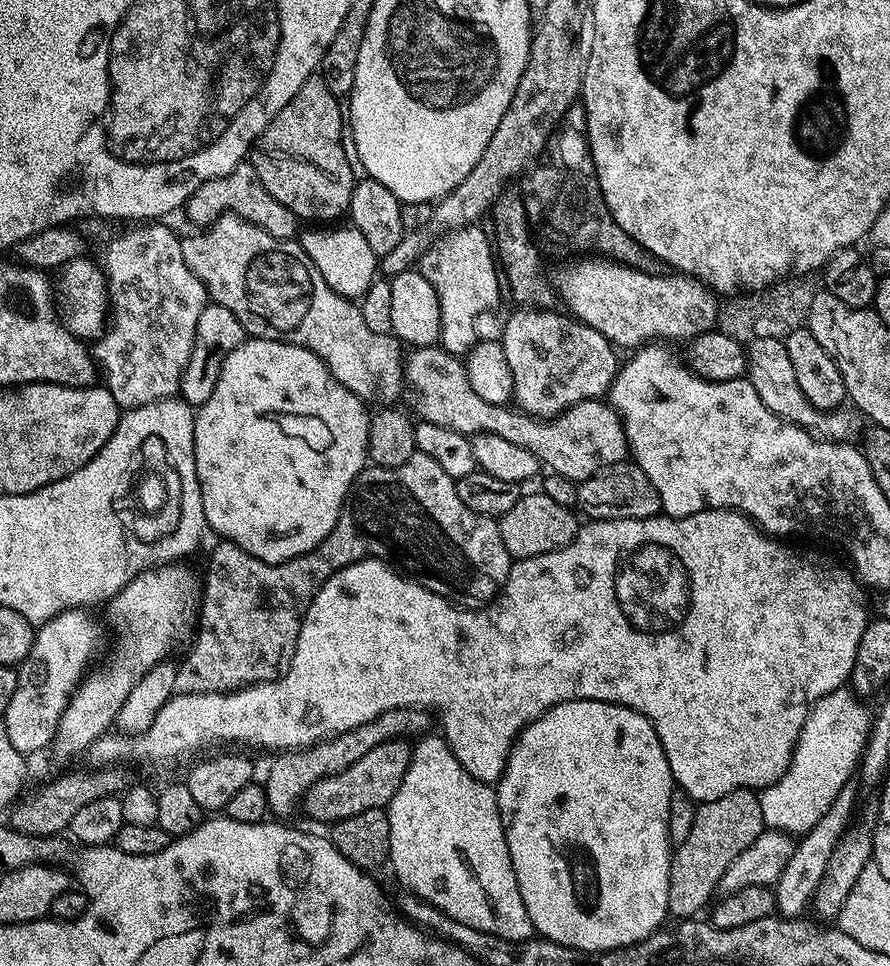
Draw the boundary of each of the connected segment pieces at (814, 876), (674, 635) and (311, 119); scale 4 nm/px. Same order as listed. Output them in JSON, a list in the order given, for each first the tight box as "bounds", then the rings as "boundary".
[{"bounds":[773,774,862,918],"boundary":[[[855,774],[846,780],[824,816],[793,847],[790,861],[786,862],[786,867],[779,875],[773,889],[776,909],[781,915],[796,918],[805,913],[803,912],[804,908],[806,910],[809,907],[818,883],[821,882],[825,873],[826,866],[829,865],[834,848],[841,840],[842,833],[853,821],[852,810],[856,804],[859,790],[862,790],[862,785],[859,775]]]},{"bounds":[86,508,870,802],"boundary":[[[707,508],[698,514],[690,514],[689,516],[651,516],[650,518],[642,518],[641,520],[592,520],[588,525],[581,527],[577,531],[576,536],[566,547],[559,548],[558,550],[550,550],[546,554],[538,554],[534,558],[526,558],[525,560],[516,560],[512,565],[510,574],[504,583],[504,590],[492,601],[491,604],[483,608],[462,608],[459,604],[454,604],[452,601],[447,600],[445,596],[434,594],[434,590],[426,590],[426,586],[422,586],[418,581],[412,579],[411,576],[397,570],[393,565],[382,560],[359,560],[356,564],[346,566],[342,570],[338,570],[326,583],[320,587],[318,594],[314,594],[314,598],[310,602],[310,606],[306,610],[306,614],[302,618],[302,626],[298,634],[298,646],[294,650],[294,658],[290,662],[288,671],[278,680],[271,680],[265,684],[252,684],[249,688],[240,688],[236,692],[211,692],[210,694],[174,694],[166,702],[166,706],[162,706],[162,710],[158,710],[158,714],[154,718],[154,722],[150,722],[150,726],[146,731],[138,733],[136,736],[126,736],[123,734],[105,734],[95,740],[94,743],[88,748],[86,759],[89,760],[89,765],[95,766],[97,769],[106,768],[109,766],[120,766],[123,760],[137,760],[140,764],[168,764],[171,760],[180,760],[183,756],[188,756],[191,752],[199,750],[203,744],[228,744],[231,740],[237,740],[240,744],[249,744],[252,748],[269,748],[272,754],[279,754],[281,752],[294,752],[298,748],[308,748],[312,744],[319,744],[320,741],[328,739],[329,736],[337,736],[346,730],[354,730],[354,726],[362,726],[366,722],[370,722],[374,718],[378,718],[378,714],[386,714],[386,710],[394,710],[395,708],[422,708],[425,710],[434,711],[440,715],[440,728],[444,741],[450,746],[450,750],[454,754],[454,758],[458,758],[458,762],[462,762],[462,766],[466,770],[466,774],[470,774],[475,780],[480,780],[484,784],[495,785],[499,781],[500,776],[504,773],[504,767],[508,761],[508,755],[512,749],[512,743],[516,741],[516,737],[529,722],[537,720],[542,714],[546,714],[548,709],[553,708],[555,704],[561,704],[567,700],[601,700],[602,702],[610,702],[611,704],[621,704],[630,710],[634,710],[638,714],[642,714],[654,726],[654,730],[658,734],[658,738],[662,742],[662,750],[666,754],[666,762],[670,762],[670,770],[672,771],[672,778],[675,787],[681,792],[690,794],[690,798],[697,802],[705,800],[713,800],[714,798],[722,798],[722,794],[730,794],[739,788],[751,788],[753,790],[761,790],[767,787],[768,784],[778,782],[786,773],[787,768],[790,766],[792,752],[795,750],[796,743],[800,733],[802,733],[802,726],[807,720],[807,716],[811,712],[811,708],[815,706],[820,698],[824,695],[830,694],[839,688],[845,687],[849,683],[852,675],[852,667],[854,666],[854,658],[858,654],[858,642],[862,638],[862,630],[866,630],[868,621],[870,619],[870,600],[867,600],[865,589],[862,587],[859,580],[847,567],[835,568],[832,564],[819,564],[812,556],[803,556],[800,552],[795,552],[792,548],[787,548],[783,539],[775,536],[769,536],[747,516],[743,516],[740,512],[736,512],[732,508]]]},{"bounds":[250,74,357,222],"boundary":[[[318,74],[306,78],[298,94],[278,110],[278,114],[266,126],[266,130],[256,139],[250,153],[250,163],[258,170],[258,178],[282,206],[289,208],[301,221],[336,222],[347,213],[352,190],[356,186],[357,173],[348,161],[350,152],[346,147],[346,116],[341,101],[330,94],[330,86]]]}]

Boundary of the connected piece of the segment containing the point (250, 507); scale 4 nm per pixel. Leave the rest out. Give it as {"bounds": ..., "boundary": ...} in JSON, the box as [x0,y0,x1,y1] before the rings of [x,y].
{"bounds":[194,339,370,564],"boundary":[[[245,339],[244,343],[222,362],[222,370],[218,374],[218,382],[214,386],[214,394],[206,398],[204,404],[195,409],[194,422],[194,462],[198,474],[198,486],[202,494],[202,510],[204,523],[209,529],[217,532],[217,537],[234,542],[246,554],[258,558],[262,562],[281,564],[290,558],[298,558],[310,550],[314,550],[334,530],[334,522],[338,522],[338,514],[344,505],[344,499],[352,489],[352,484],[369,463],[368,439],[370,438],[369,405],[355,396],[338,378],[330,374],[330,370],[322,362],[318,354],[306,350],[302,346],[294,346],[277,340]]]}

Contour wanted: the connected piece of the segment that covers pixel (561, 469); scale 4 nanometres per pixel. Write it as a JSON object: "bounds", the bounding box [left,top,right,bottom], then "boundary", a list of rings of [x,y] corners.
{"bounds":[404,346,630,482],"boundary":[[[439,346],[413,348],[407,353],[404,361],[404,387],[406,400],[408,396],[407,407],[420,420],[434,422],[434,426],[446,426],[446,430],[458,430],[469,438],[475,436],[477,432],[498,434],[498,438],[506,438],[506,442],[514,442],[514,446],[522,446],[522,450],[533,452],[549,473],[557,472],[562,474],[562,478],[579,482],[597,476],[605,468],[625,463],[630,456],[628,440],[624,437],[624,422],[611,403],[603,399],[584,400],[581,404],[567,408],[562,415],[551,418],[537,418],[512,406],[491,404],[474,392],[474,386],[470,386],[470,378],[466,378],[463,359],[452,356]]]}

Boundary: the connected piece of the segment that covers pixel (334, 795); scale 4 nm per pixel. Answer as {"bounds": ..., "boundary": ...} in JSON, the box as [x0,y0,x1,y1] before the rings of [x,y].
{"bounds":[302,739,412,826],"boundary":[[[407,739],[382,742],[374,746],[370,754],[362,754],[362,758],[354,762],[354,766],[346,766],[346,770],[322,778],[317,784],[310,786],[302,801],[302,812],[320,824],[332,826],[337,820],[350,818],[364,810],[387,809],[398,786],[402,786],[402,778],[411,761],[412,748]]]}

